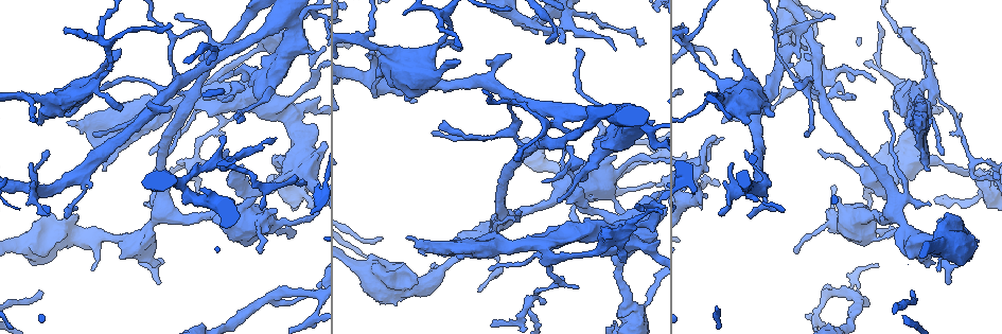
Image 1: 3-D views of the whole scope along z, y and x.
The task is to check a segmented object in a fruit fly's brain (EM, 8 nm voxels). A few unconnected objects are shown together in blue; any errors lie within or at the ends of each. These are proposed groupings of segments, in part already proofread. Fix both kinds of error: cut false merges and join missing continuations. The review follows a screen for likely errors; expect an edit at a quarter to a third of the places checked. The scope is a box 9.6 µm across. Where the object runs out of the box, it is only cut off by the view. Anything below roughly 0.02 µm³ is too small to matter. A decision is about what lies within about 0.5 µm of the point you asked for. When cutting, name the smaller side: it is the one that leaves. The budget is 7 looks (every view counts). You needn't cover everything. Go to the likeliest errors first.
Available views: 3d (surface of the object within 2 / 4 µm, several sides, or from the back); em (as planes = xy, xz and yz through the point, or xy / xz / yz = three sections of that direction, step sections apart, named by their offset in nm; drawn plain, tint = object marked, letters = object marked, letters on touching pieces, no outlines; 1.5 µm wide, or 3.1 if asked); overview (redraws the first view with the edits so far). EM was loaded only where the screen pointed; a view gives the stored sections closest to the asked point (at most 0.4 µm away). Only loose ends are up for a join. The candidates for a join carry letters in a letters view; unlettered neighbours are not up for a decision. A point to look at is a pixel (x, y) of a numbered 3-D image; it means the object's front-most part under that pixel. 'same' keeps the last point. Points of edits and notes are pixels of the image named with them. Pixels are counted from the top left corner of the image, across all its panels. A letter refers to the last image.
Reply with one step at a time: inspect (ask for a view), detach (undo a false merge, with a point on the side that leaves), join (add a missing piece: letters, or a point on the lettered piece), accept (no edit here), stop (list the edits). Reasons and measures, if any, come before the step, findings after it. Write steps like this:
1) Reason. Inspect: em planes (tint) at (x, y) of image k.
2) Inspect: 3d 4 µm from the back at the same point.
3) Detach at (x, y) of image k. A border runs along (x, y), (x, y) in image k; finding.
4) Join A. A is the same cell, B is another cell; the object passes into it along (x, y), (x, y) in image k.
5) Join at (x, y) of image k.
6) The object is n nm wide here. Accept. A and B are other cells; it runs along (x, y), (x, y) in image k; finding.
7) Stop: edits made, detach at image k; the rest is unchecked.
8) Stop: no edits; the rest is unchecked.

An open end. Inspect: 3d 4 µm at (601, 232) of image 1.

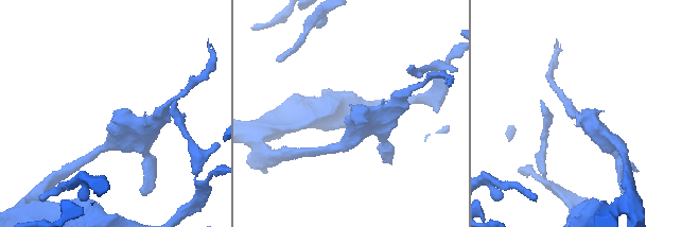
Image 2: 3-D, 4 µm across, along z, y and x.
Need the tissue. Inspect: em planes (letters) at (350, 117) of image 2.

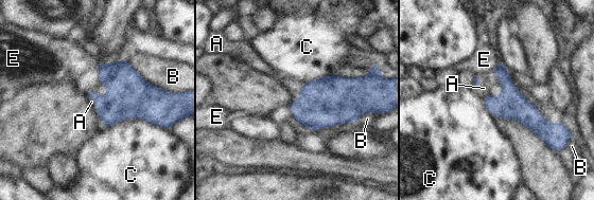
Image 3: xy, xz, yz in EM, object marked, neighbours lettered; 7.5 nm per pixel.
The object is 220 nm wide here; the longest contact is with C, 500 nm. Join A. A is the same cell, B, C and E are other cells; the neuron continues.

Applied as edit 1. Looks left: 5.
Inspect: overview.

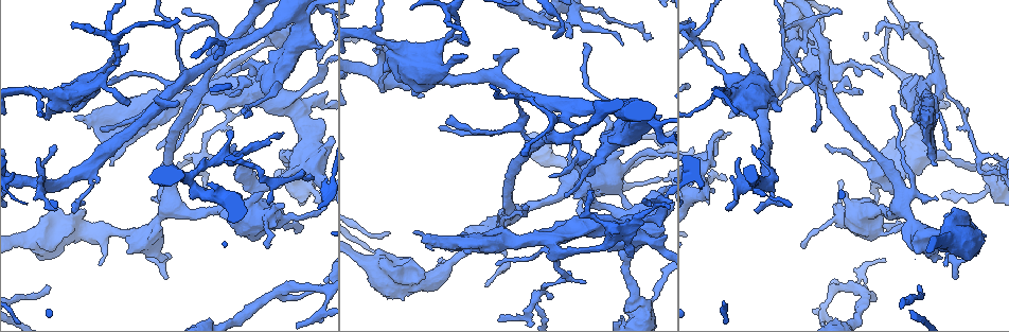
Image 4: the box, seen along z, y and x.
Three-way junction. Inspect: 3d 2 µm at (663, 141) of image 4.

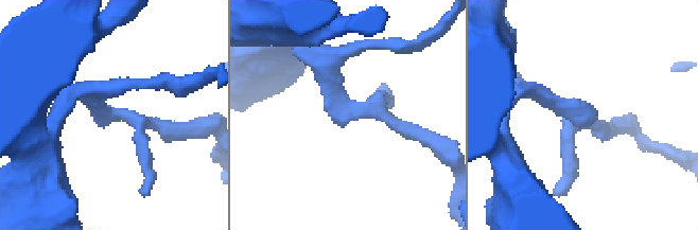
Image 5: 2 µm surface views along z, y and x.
3 arms meet here. Inspect: em planes (tint) at (340, 105) of image 5.

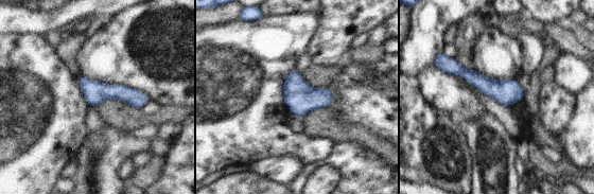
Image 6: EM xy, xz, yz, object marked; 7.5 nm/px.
See the neighbours. Inspect: em planes (letters) at the same point.

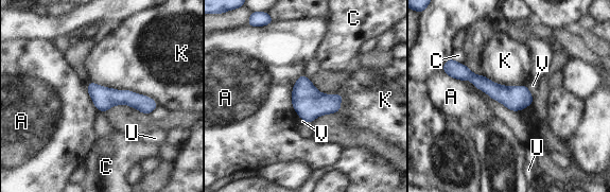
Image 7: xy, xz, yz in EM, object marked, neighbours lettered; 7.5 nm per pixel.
Accept. A, C, K, U and V are other cells; a border runs along (302, 73), (293, 86), (292, 106) in image 7; all the same neuron.

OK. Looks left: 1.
Stop: edits made, join at image 3; the rest is unchecked.

